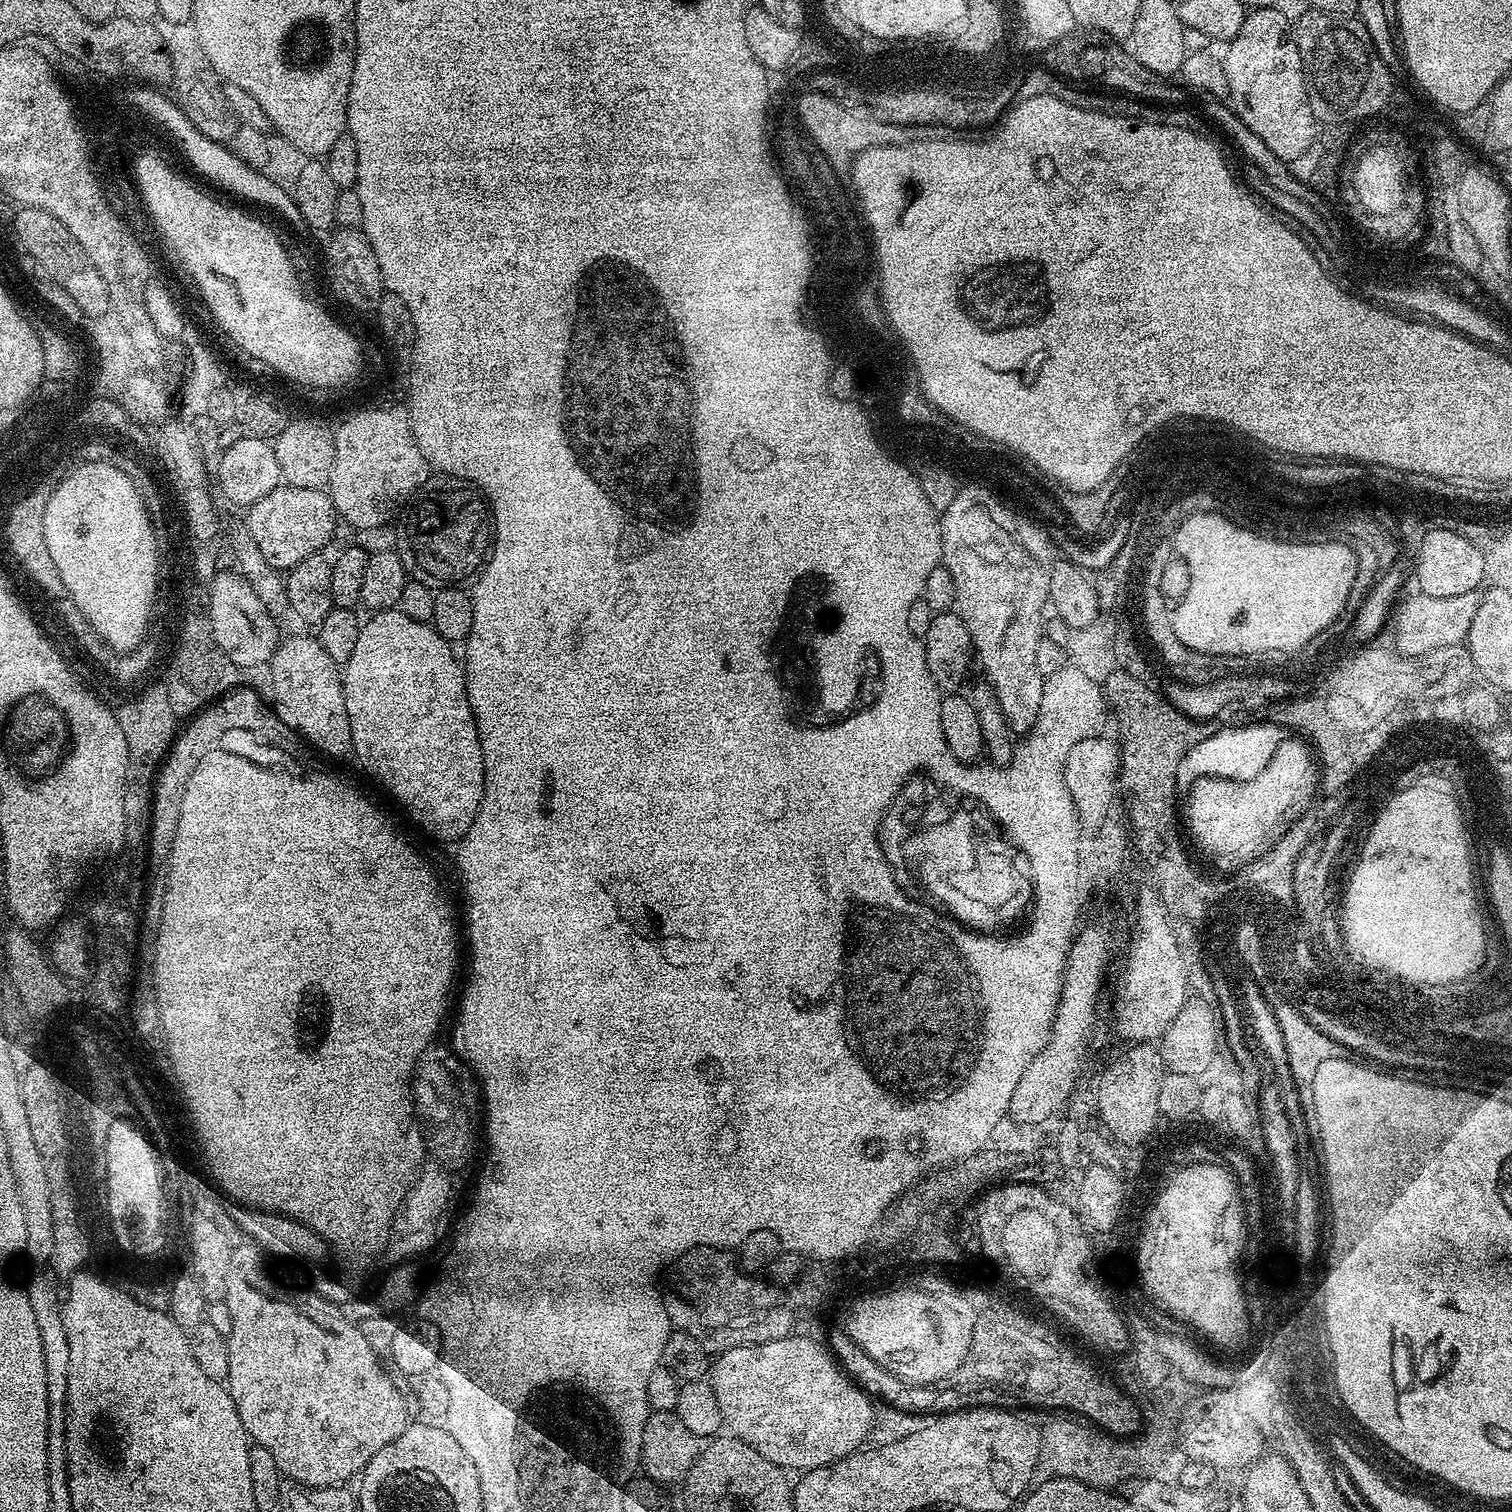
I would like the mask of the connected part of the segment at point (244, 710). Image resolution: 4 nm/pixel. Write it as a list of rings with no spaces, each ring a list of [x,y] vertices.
[[[247,686],[237,687],[197,712],[183,725],[182,731],[172,741],[172,747],[155,774],[151,791],[150,823],[150,853],[155,857],[164,857],[164,853],[172,853],[171,843],[174,839],[174,830],[177,829],[176,812],[180,812],[180,792],[186,791],[186,782],[190,782],[190,774],[194,774],[198,762],[202,762],[205,754],[217,747],[222,734],[231,729],[250,730],[261,740],[284,750],[289,758],[295,758],[303,748],[306,748],[300,733],[295,732],[291,724],[281,719],[273,711],[272,705],[268,704],[255,689]]]

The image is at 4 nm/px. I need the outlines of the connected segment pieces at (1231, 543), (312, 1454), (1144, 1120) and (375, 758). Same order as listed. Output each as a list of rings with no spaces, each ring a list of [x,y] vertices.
[[[1210,515],[1196,517],[1187,524],[1181,537],[1187,544],[1192,564],[1192,588],[1190,589],[1190,602],[1185,602],[1183,610],[1176,616],[1176,632],[1180,634],[1180,640],[1186,646],[1190,646],[1199,652],[1205,652],[1211,656],[1246,656],[1255,658],[1263,652],[1286,652],[1286,654],[1299,653],[1315,638],[1319,632],[1324,632],[1340,616],[1340,611],[1348,604],[1348,595],[1356,588],[1356,556],[1348,556],[1344,548],[1275,548],[1266,546],[1264,540],[1256,540],[1249,529],[1236,527],[1228,523],[1217,522]]]
[[[237,1255],[233,1265],[232,1280],[228,1286],[228,1292],[224,1295],[223,1303],[228,1304],[228,1328],[226,1335],[228,1338],[228,1349],[230,1350],[230,1370],[226,1387],[234,1406],[238,1410],[238,1418],[242,1422],[248,1439],[252,1444],[260,1444],[266,1450],[270,1450],[270,1455],[274,1457],[274,1462],[278,1462],[278,1470],[281,1477],[289,1480],[297,1480],[299,1484],[305,1484],[311,1488],[331,1488],[343,1485],[344,1480],[359,1477],[365,1466],[382,1450],[382,1446],[390,1446],[398,1434],[402,1434],[408,1429],[410,1417],[408,1408],[404,1405],[404,1396],[396,1389],[394,1381],[388,1377],[389,1369],[380,1365],[381,1357],[376,1355],[370,1348],[366,1339],[362,1338],[357,1325],[348,1320],[334,1317],[327,1317],[322,1311],[314,1313],[307,1308],[300,1300],[295,1300],[270,1273],[264,1269],[264,1264],[256,1256]]]
[[[1139,1042],[1125,1047],[1120,1054],[1117,1060],[1109,1062],[1096,1088],[1096,1108],[1100,1111],[1100,1120],[1108,1127],[1116,1144],[1140,1140],[1151,1128],[1152,1120],[1155,1120],[1156,1088],[1166,1072],[1159,1047],[1146,1048]]]
[[[398,610],[372,612],[369,620],[365,619],[360,626],[358,642],[354,642],[354,650],[350,658],[342,666],[344,681],[344,697],[346,698],[346,714],[350,722],[352,735],[352,752],[360,759],[360,764],[408,811],[408,816],[424,832],[429,832],[436,840],[452,840],[459,842],[470,830],[474,818],[478,814],[478,806],[482,802],[484,793],[484,759],[482,746],[476,729],[476,719],[468,701],[468,691],[464,685],[464,670],[461,661],[452,653],[453,645],[442,638],[431,624],[414,622],[414,618],[406,618]]]

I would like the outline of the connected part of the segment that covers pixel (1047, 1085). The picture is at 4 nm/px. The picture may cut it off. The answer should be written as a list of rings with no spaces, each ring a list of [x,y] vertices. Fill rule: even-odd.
[[[1088,926],[1088,934],[1083,936],[1076,945],[1076,950],[1072,953],[1072,962],[1069,964],[1065,993],[1062,994],[1060,1016],[1056,1023],[1058,1038],[1055,1039],[1055,1044],[1051,1044],[1048,1051],[1044,1052],[1044,1055],[1036,1059],[1034,1064],[1026,1066],[1028,1074],[1024,1076],[1020,1087],[1014,1086],[1014,1098],[1008,1107],[1013,1121],[1032,1122],[1043,1116],[1052,1120],[1048,1112],[1056,1114],[1061,1111],[1060,1100],[1068,1096],[1068,1088],[1071,1088],[1072,1076],[1075,1075],[1075,1066],[1078,1062],[1078,1050],[1081,1049],[1080,1039],[1088,1020],[1091,1019],[1092,998],[1096,994],[1096,984],[1099,983],[1100,963],[1110,959],[1109,952],[1102,947],[1103,944],[1104,940],[1098,934],[1098,927]]]

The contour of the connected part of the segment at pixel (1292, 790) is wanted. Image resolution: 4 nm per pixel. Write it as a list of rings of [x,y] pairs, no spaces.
[[[1287,738],[1274,751],[1270,762],[1249,780],[1210,776],[1196,781],[1186,796],[1190,836],[1198,839],[1211,856],[1220,856],[1220,860],[1228,860],[1228,864],[1251,863],[1258,859],[1280,836],[1280,816],[1288,812],[1288,804],[1296,800],[1296,792],[1312,780],[1312,766],[1316,760],[1313,749],[1305,744]]]

